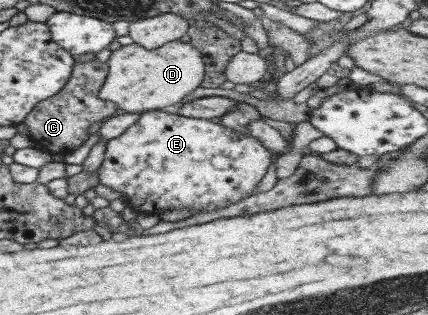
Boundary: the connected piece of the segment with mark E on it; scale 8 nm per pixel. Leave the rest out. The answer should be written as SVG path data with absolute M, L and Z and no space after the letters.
M160 110L148 111L148 112L143 112L141 114L140 119L138 119L138 121L134 123L134 125L131 125L129 129L123 135L116 137L116 139L108 140L108 144L106 145L106 155L104 157L104 160L101 166L98 169L98 177L99 177L100 184L107 185L108 187L111 187L112 189L116 191L122 192L122 198L124 202L126 203L126 205L133 206L137 210L138 214L140 212L143 212L146 214L156 214L159 216L162 212L168 212L168 210L177 210L177 209L182 209L182 208L196 208L198 210L200 209L201 211L197 212L197 213L200 213L203 211L206 212L206 211L215 211L216 209L223 209L224 207L227 207L228 205L233 205L234 203L241 201L241 199L248 198L248 196L256 193L258 182L262 179L262 177L264 177L264 175L266 175L266 173L268 173L268 167L270 167L270 164L273 162L274 157L275 157L274 154L270 152L268 148L266 148L265 146L262 146L261 142L258 142L256 139L254 139L254 137L242 136L241 134L236 134L235 132L228 130L227 127L224 127L224 125L222 124L212 123L212 121L210 120L196 119L196 118L191 118L188 116L182 116L179 114L172 115L172 113L164 113L164 111L160 111Z

